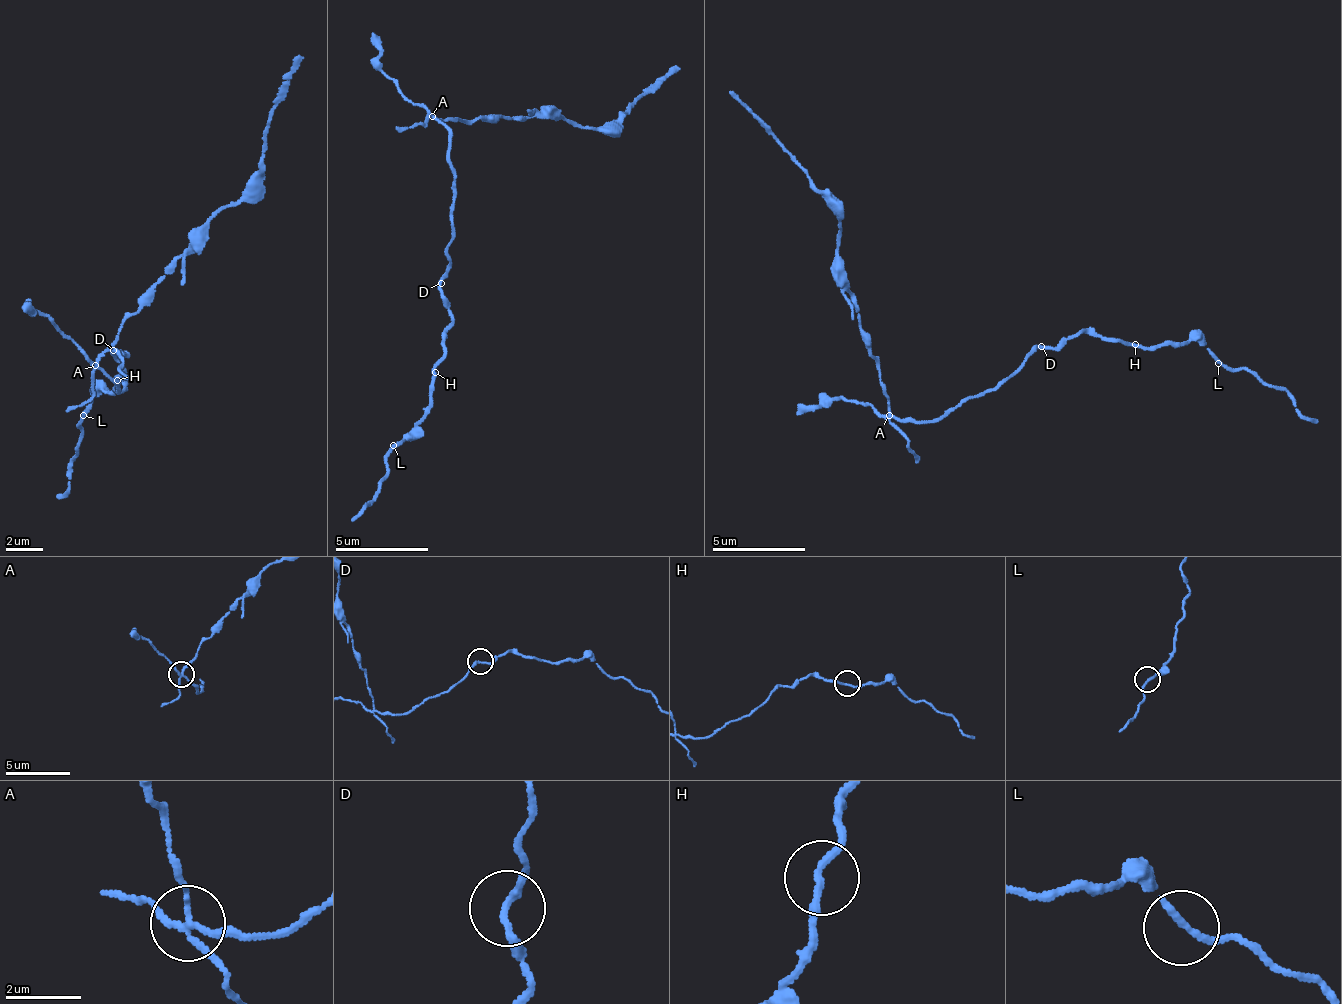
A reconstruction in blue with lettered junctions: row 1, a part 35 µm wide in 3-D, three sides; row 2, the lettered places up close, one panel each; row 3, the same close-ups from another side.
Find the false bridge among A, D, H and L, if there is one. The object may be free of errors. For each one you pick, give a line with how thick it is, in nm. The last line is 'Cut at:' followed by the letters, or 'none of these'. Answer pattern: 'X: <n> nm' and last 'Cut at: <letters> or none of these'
A: 160 nm
Cut at: A

